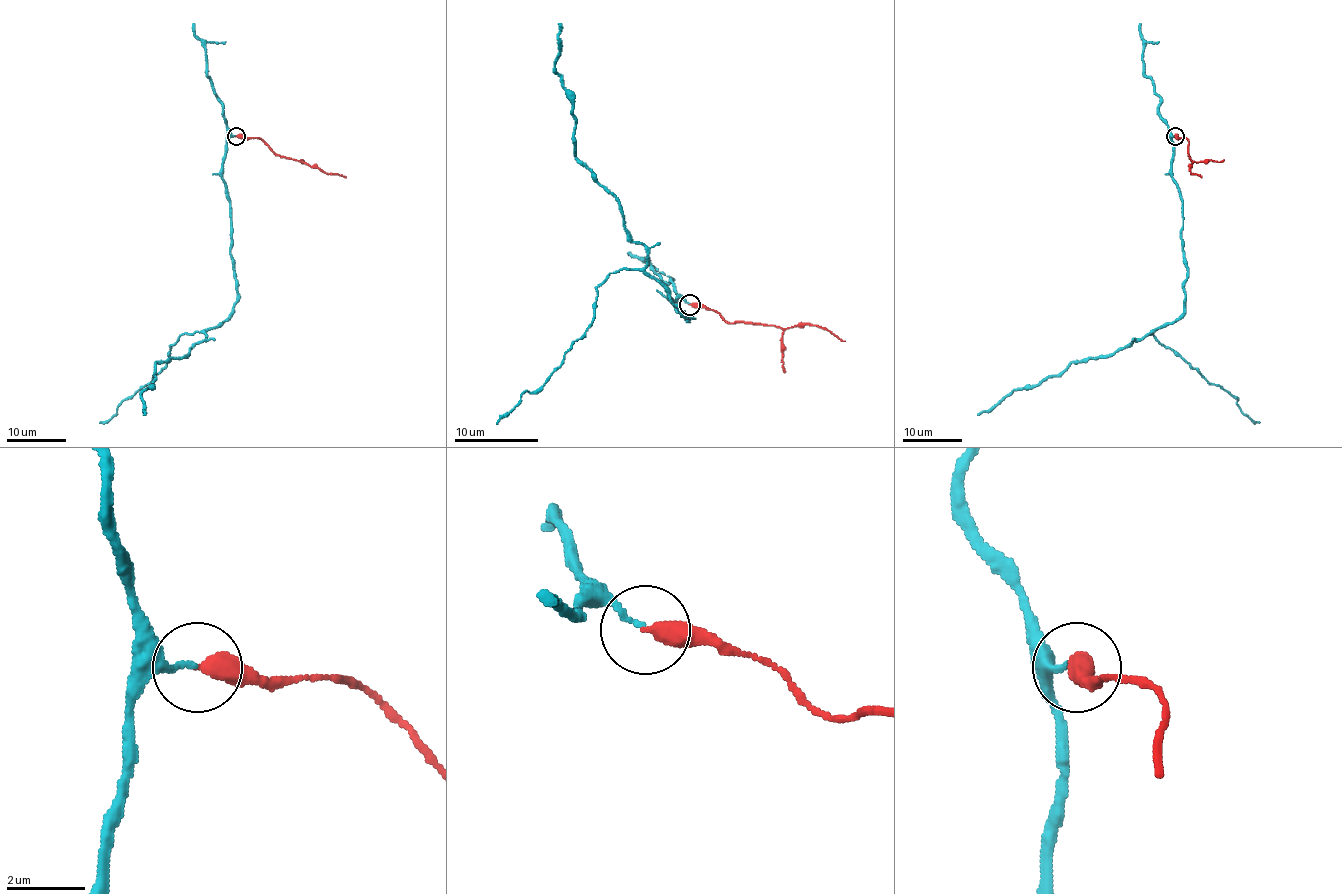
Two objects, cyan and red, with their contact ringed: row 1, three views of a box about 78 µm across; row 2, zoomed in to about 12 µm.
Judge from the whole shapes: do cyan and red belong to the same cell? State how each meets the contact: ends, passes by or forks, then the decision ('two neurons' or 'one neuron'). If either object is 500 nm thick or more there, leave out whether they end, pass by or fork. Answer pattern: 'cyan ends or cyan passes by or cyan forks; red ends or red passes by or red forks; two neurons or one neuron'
cyan ends; red ends; one neuron

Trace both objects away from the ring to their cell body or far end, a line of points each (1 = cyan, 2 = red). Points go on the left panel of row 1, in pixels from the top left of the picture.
1: (236, 136), (227, 141), (223, 178), (237, 301), (186, 356), (156, 363), (153, 385), (141, 394), (143, 415)
2: (236, 136), (259, 137), (277, 155), (345, 177)

